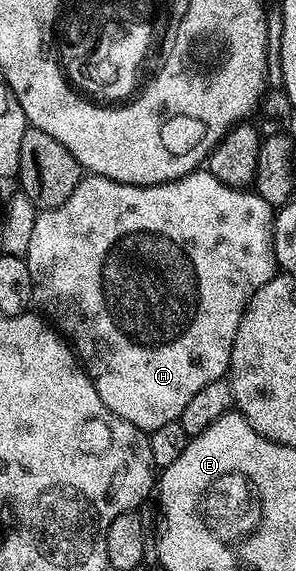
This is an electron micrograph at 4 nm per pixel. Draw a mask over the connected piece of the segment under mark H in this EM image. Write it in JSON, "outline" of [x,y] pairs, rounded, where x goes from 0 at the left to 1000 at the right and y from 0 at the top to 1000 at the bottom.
{"outline":[[[706,298],[642,301],[574,322],[514,326],[409,322],[348,308],[280,306],[257,333],[230,340],[230,354],[132,370],[122,382],[122,398],[108,401],[108,424],[95,424],[81,450],[95,480],[108,480],[111,538],[250,611],[250,622],[287,644],[311,676],[324,676],[324,690],[338,690],[338,704],[351,704],[351,711],[365,711],[378,725],[419,732],[419,739],[446,739],[446,746],[473,755],[514,758],[541,746],[601,736],[622,711],[635,711],[649,695],[672,683],[689,683],[703,669],[730,669],[774,653],[784,599],[797,599],[797,578],[811,571],[831,531],[858,520],[865,508],[878,508],[878,501],[892,501],[929,483],[939,469],[939,454],[926,450],[929,370],[868,336],[757,326],[757,319],[743,319]]]}

